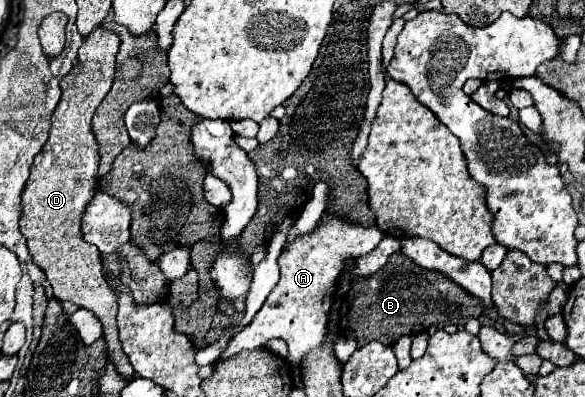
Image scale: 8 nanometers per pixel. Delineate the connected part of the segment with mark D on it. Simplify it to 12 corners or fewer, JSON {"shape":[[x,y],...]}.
{"shape":[[97,25],[21,193],[21,233],[59,301],[89,309],[107,355],[117,295],[81,213],[97,191],[91,119],[115,77],[119,35]]}

